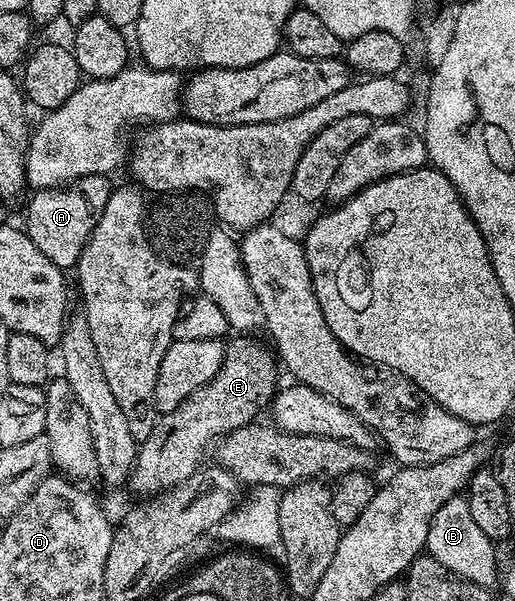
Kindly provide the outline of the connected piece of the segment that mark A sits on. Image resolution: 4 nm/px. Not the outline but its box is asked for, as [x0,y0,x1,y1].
[23,173,114,271]

